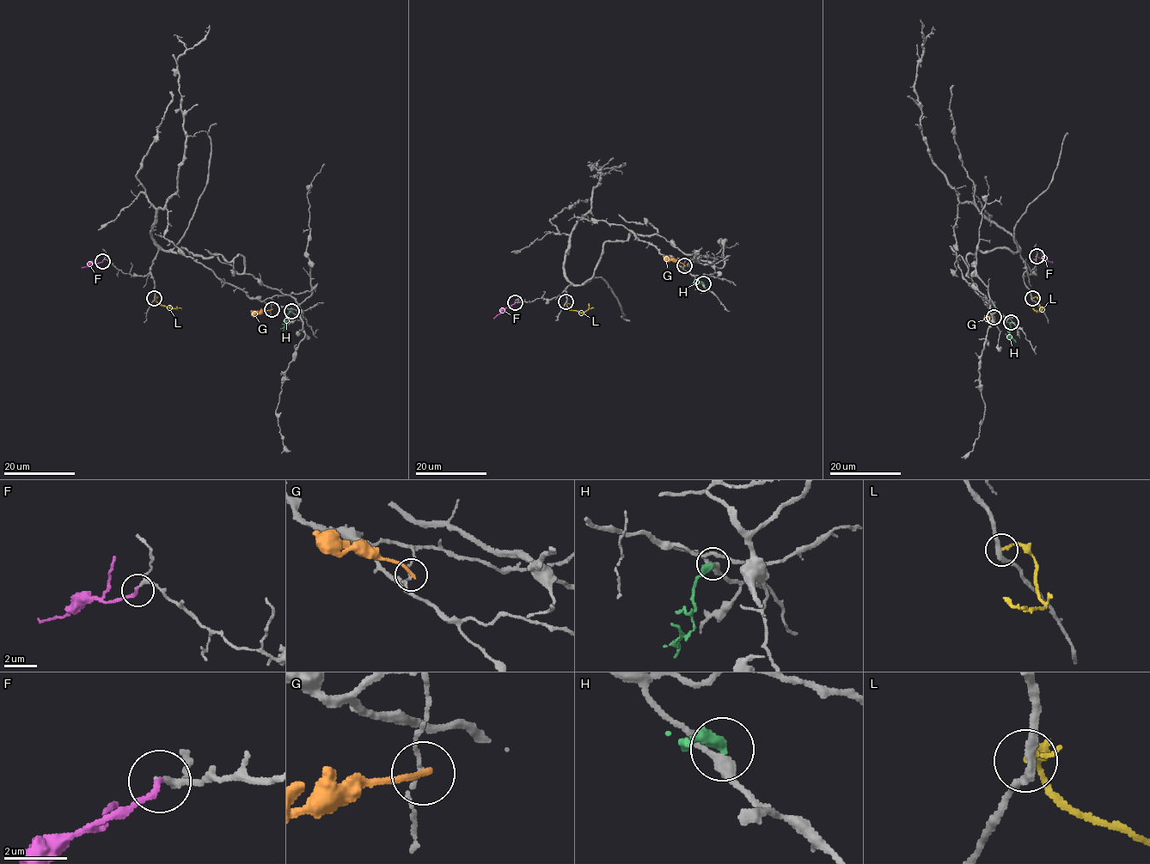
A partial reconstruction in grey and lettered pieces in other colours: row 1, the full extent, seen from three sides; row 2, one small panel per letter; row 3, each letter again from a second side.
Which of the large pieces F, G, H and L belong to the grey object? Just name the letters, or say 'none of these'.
F

